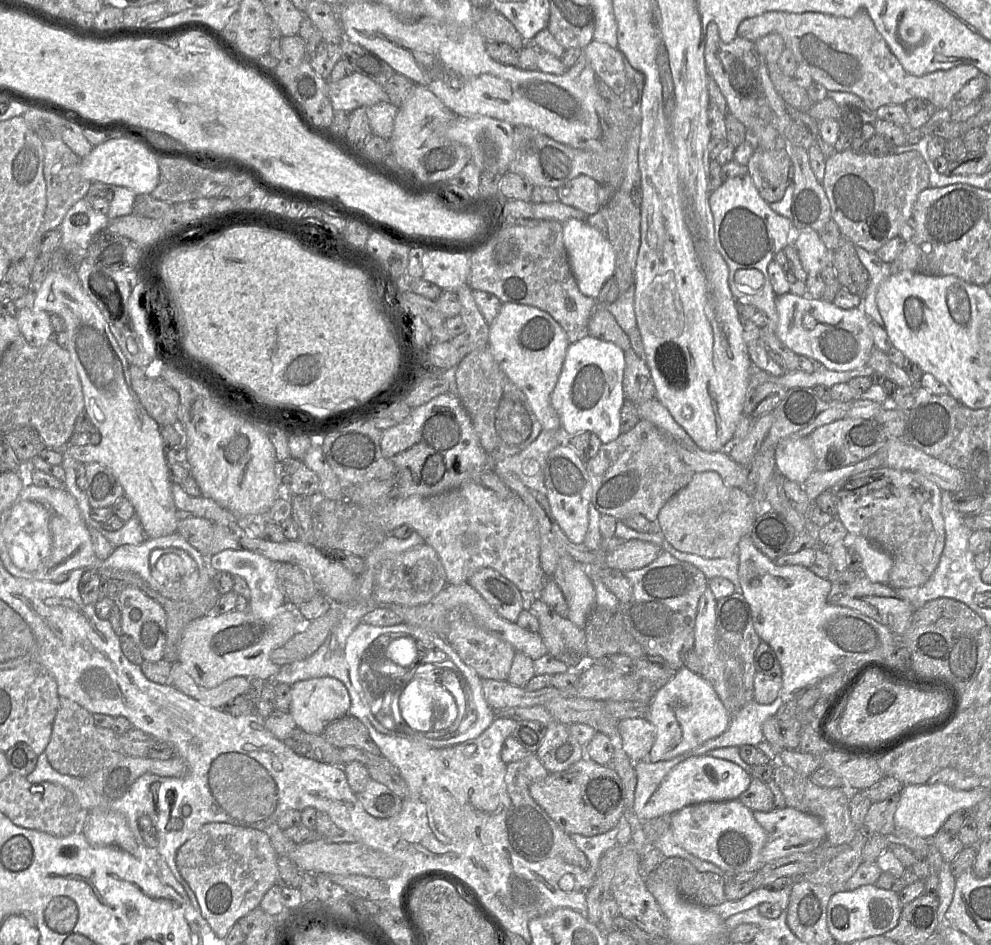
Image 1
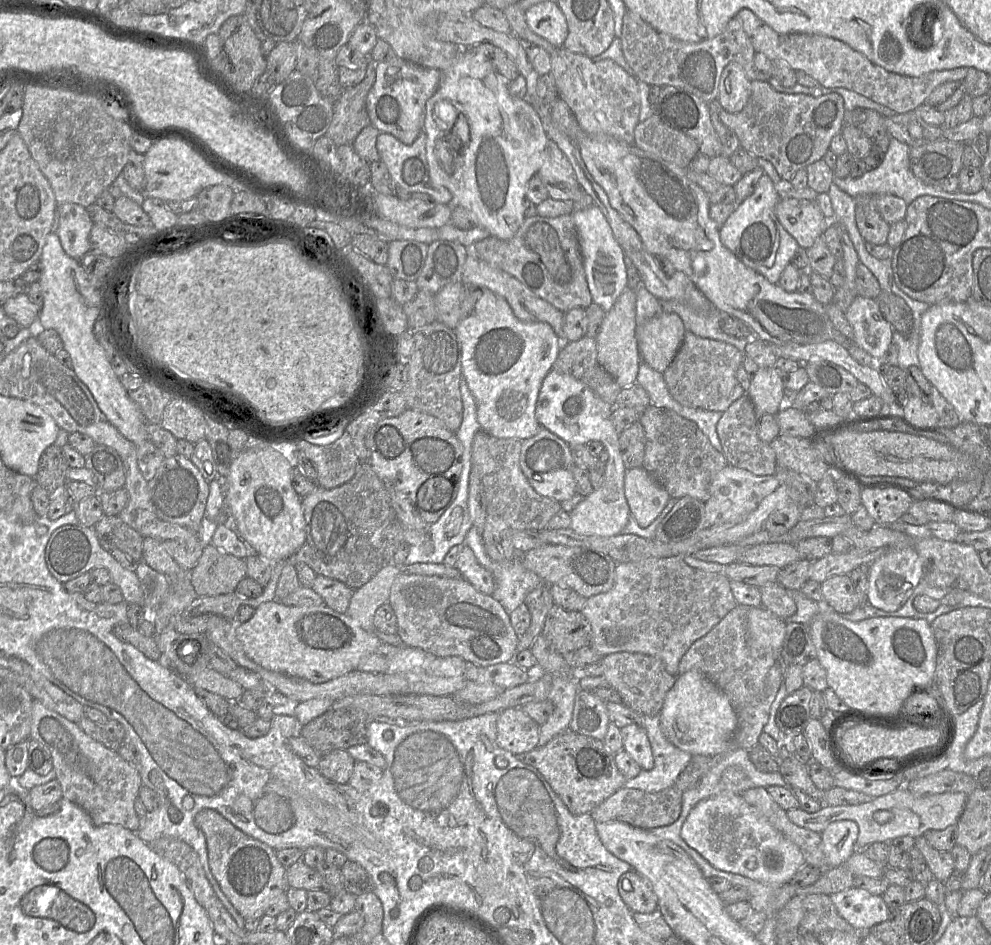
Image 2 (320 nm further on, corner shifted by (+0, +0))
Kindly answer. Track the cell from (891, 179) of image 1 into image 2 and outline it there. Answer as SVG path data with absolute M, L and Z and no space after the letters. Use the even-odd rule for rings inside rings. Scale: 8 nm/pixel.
M865 195L855 198L856 224L866 242L874 245L884 245L887 242L890 225L876 209L872 196Z

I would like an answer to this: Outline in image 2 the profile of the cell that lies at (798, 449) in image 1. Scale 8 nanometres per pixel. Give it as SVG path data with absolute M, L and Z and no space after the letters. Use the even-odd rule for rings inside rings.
M727 464L714 476L709 485L709 499L704 502L707 527L725 523L739 523L779 485L780 482L775 475L757 476L748 470Z

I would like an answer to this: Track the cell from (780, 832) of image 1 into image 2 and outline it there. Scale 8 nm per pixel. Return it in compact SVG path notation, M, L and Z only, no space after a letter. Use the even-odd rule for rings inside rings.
M899 787L895 791L873 798L870 802L859 805L823 806L819 811L808 813L800 808L787 810L787 816L797 826L822 833L833 822L851 820L858 825L858 846L870 845L875 842L889 843L892 839L902 836L917 838L930 830L944 830L957 821L967 800L962 792L945 792L931 795L914 795L906 787ZM879 810L889 810L894 816L884 824L874 820L873 814Z

